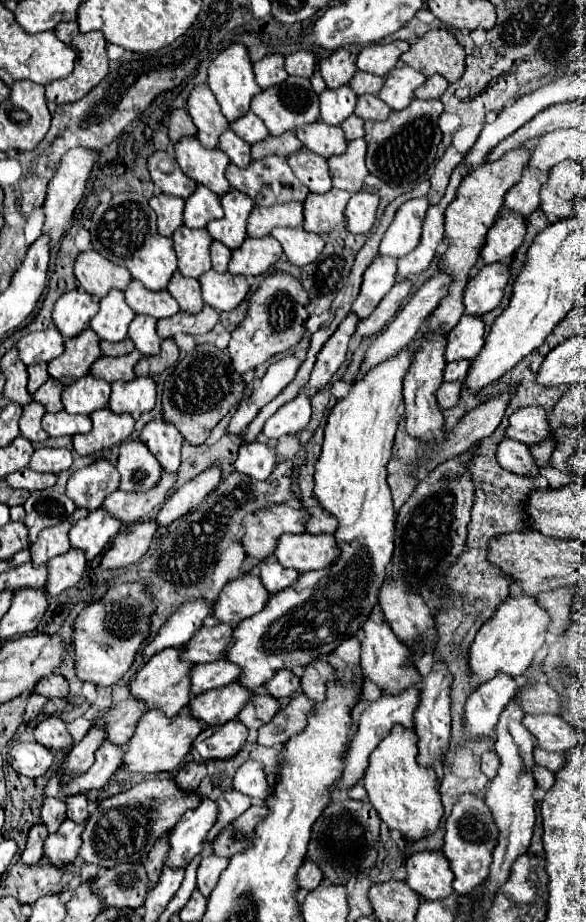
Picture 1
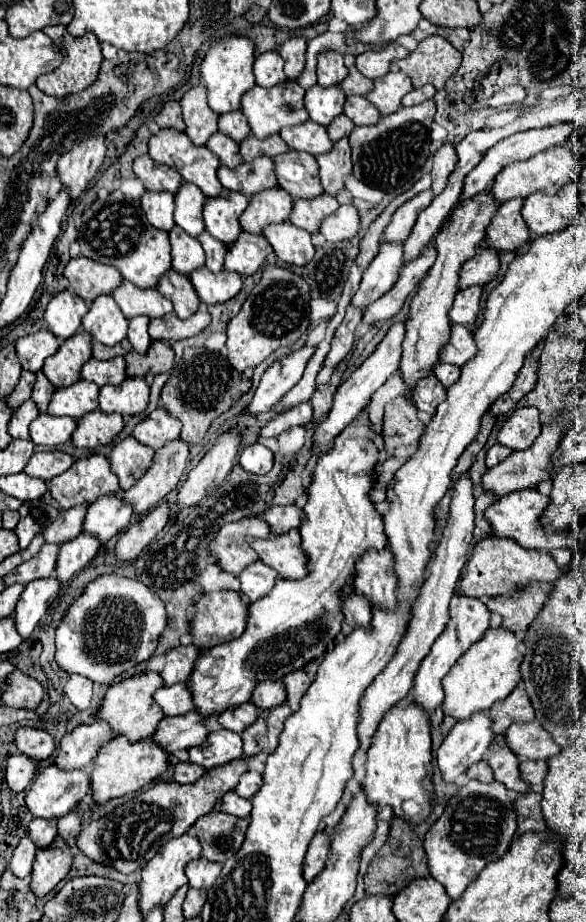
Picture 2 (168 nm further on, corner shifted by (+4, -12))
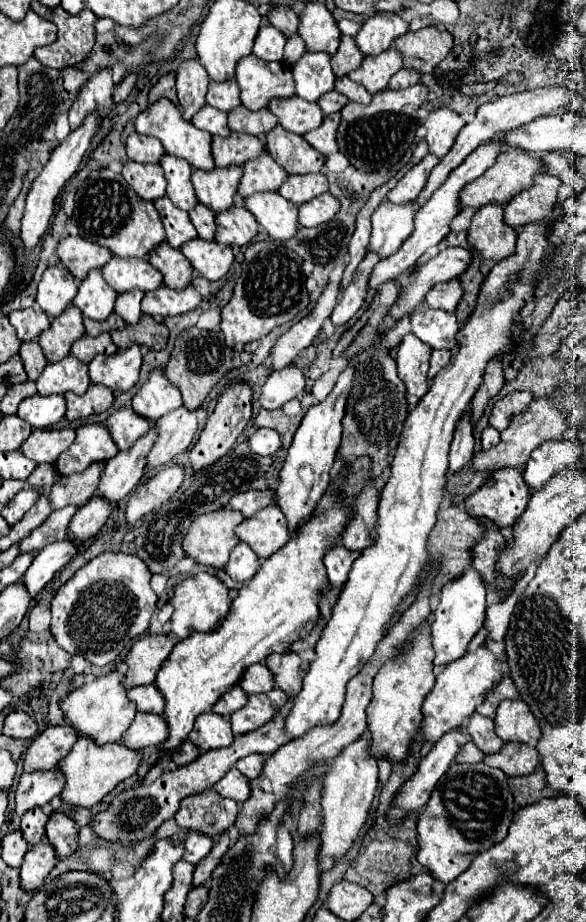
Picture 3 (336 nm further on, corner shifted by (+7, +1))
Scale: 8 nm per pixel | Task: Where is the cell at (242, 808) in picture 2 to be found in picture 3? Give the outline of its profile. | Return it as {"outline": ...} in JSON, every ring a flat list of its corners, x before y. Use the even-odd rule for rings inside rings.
{"outline":[[236,766,230,768,228,774,214,784,214,788,216,788,218,794,222,794,222,796,226,796,226,798,232,798,232,800,236,800,236,802,244,802,244,800,248,800,248,796,250,796,248,778,242,776,242,772,240,772]]}

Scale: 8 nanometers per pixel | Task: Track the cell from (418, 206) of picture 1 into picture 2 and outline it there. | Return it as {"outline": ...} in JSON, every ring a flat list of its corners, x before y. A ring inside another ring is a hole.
{"outline":[[423,191,419,195,415,195,411,201,407,201,405,205,401,205,395,213,391,223,387,225,385,233,383,233,383,241,391,241,391,243,399,243,403,245,407,241,407,237,411,235,411,229,417,221,417,215,427,209,427,205,433,201,433,193]]}

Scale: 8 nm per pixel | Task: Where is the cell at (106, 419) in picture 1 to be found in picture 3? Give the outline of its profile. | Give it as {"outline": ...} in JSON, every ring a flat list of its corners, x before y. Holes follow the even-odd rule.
{"outline":[[90,384,88,392,82,396,74,392,66,392,66,418,68,420,80,420,88,418,90,414,100,414,108,410,114,402,114,394,110,388,104,388,102,384]]}

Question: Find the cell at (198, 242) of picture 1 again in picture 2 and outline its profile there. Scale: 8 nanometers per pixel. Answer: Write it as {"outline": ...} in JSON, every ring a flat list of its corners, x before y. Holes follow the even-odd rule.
{"outline":[[175,227,169,231,171,239,171,257,173,257,173,269,181,275,191,275,195,269,205,265,205,253,199,241,191,235,187,235,181,227]]}

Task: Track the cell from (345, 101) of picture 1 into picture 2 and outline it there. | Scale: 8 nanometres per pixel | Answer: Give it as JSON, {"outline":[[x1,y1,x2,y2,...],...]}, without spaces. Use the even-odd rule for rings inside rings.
{"outline":[[311,87,305,95,305,107,309,111,311,121,327,127,335,117,343,113,345,93,339,87]]}

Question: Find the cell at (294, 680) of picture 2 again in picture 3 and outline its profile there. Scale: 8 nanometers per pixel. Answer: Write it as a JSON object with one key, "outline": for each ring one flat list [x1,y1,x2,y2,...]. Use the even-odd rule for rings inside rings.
{"outline":[[284,652,280,656,272,654,266,660,266,666,272,670,274,674,274,682,280,690,284,690,288,696,296,696,302,688,302,674,304,674,304,666,302,666,302,658,296,652]]}

